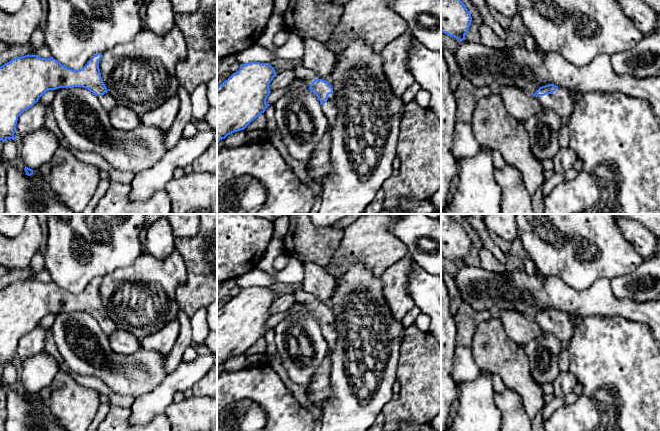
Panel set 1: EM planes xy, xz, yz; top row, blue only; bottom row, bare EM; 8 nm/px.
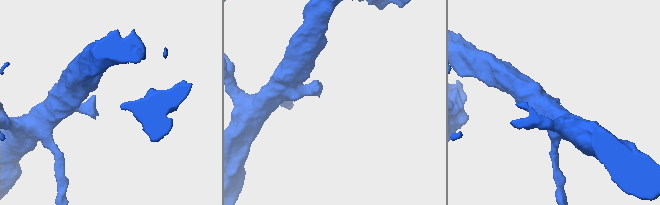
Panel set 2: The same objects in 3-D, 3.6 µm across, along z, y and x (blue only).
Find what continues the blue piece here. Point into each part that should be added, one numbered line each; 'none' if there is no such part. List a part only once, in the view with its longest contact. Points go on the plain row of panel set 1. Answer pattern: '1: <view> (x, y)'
1: yz (561, 325)

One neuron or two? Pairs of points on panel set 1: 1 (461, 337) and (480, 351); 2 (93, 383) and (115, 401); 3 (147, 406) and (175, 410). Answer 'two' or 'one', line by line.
1: two
2: one
3: two

